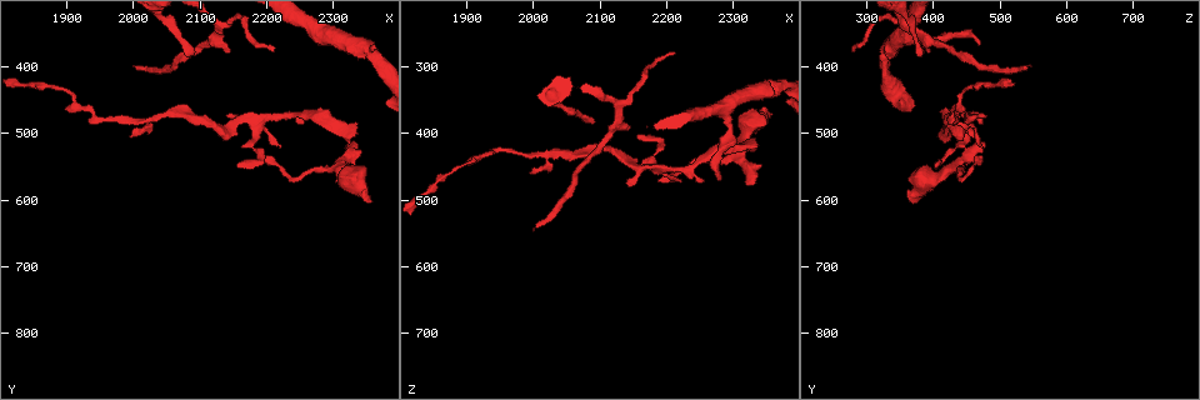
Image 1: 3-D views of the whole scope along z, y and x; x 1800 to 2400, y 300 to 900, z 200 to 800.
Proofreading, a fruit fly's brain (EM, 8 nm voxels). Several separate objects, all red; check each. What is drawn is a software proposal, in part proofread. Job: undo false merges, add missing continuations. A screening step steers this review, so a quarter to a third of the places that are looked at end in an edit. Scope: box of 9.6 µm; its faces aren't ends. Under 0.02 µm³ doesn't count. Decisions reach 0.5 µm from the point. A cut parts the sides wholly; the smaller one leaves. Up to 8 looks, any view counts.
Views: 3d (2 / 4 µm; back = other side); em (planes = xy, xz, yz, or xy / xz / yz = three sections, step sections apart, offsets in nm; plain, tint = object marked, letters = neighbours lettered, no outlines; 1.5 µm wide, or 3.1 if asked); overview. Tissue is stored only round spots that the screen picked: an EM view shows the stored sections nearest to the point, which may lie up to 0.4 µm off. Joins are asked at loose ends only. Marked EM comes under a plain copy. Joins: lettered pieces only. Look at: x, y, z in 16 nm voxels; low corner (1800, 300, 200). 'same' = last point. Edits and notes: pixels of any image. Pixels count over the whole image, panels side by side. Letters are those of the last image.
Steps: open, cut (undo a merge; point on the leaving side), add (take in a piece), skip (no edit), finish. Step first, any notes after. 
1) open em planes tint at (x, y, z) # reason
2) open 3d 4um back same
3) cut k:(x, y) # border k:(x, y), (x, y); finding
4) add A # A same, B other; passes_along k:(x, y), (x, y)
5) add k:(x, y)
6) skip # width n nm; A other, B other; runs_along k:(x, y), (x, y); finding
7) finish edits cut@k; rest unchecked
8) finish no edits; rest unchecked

open em planes letters at (2005, 405, 540) # end of a long branch

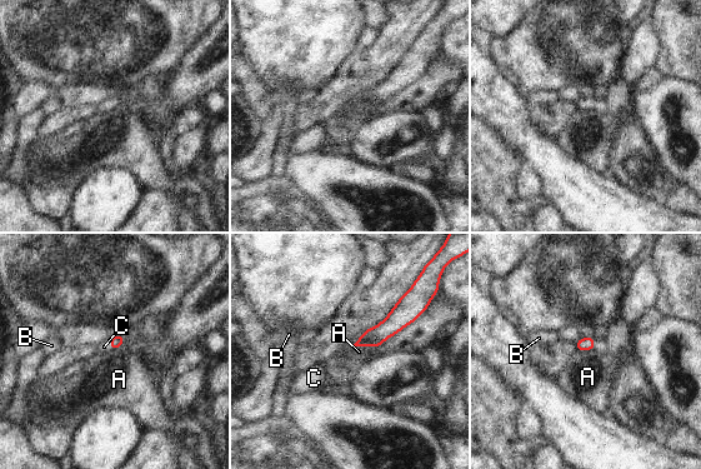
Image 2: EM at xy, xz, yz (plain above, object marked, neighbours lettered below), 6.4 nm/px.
add C # A other, B other, C same; passes_along 2:(116, 340), (111, 345), (104, 347); the cell continues

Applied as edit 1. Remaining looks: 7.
open overview

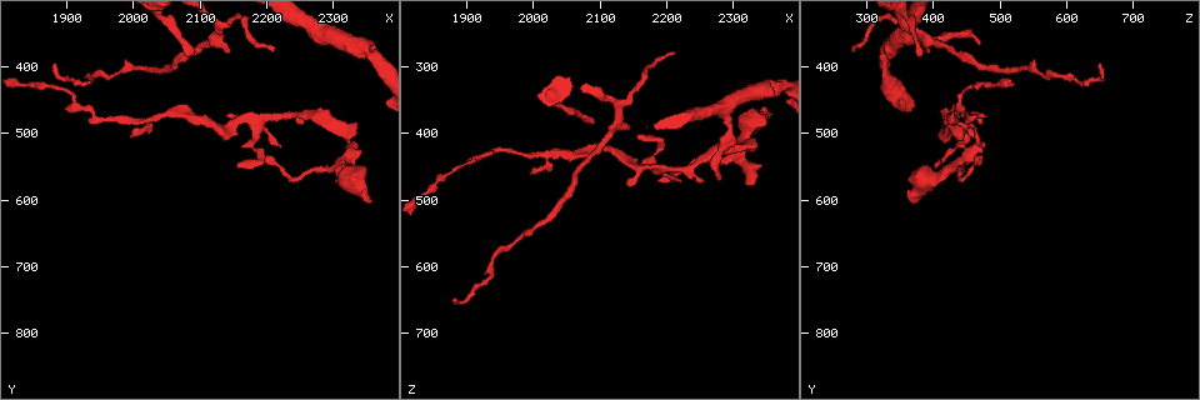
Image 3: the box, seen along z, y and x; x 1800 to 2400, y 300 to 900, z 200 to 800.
open em planes letters at (2145, 475, 480)

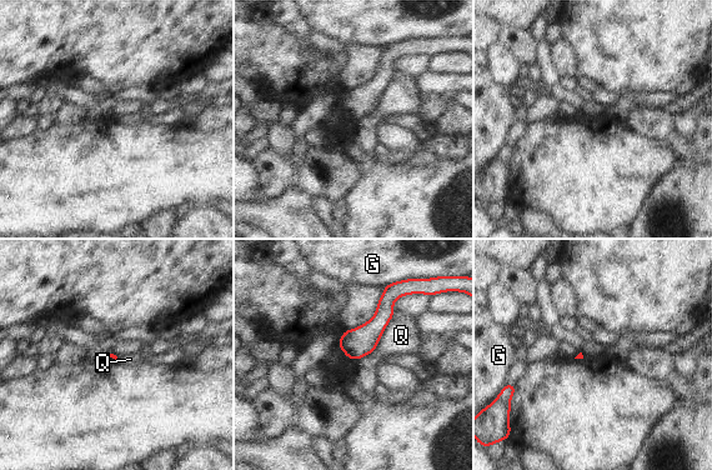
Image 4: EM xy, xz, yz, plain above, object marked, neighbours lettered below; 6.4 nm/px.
skip # G other, Q other; none of them fits

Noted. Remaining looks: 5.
open em planes letters at (2335, 500, 410) # branch stops here

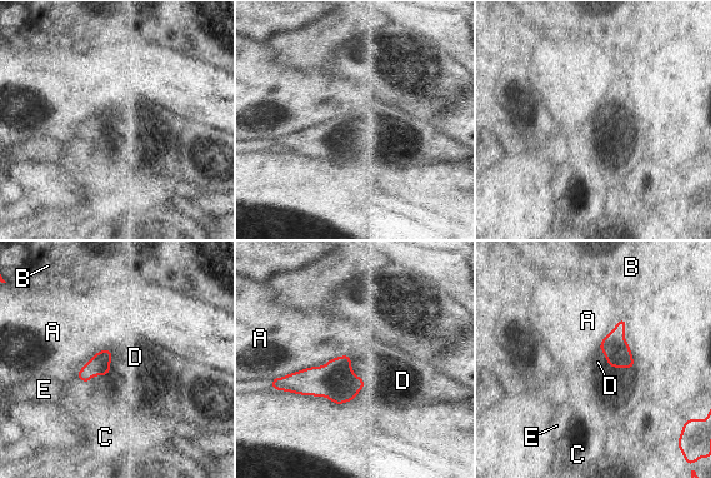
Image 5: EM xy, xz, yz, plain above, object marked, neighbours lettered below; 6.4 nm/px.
add D # A other, B other, C other, D same, E other; passes_along 5:(335, 381), (351, 372), (390, 372); it goes on there

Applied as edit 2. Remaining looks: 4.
finish edits add@2, add@5; rest unchecked

